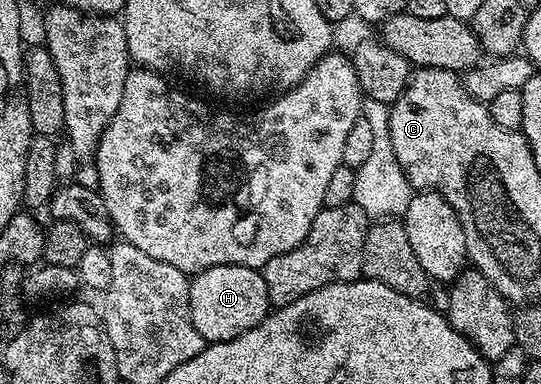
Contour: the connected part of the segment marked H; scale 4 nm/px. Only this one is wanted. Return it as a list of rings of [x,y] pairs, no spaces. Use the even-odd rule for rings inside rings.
[[[215,266],[206,268],[201,274],[189,281],[190,316],[194,320],[194,328],[198,328],[205,343],[225,342],[250,328],[254,328],[270,313],[270,303],[266,292],[266,280],[260,270],[251,270],[248,266]]]

